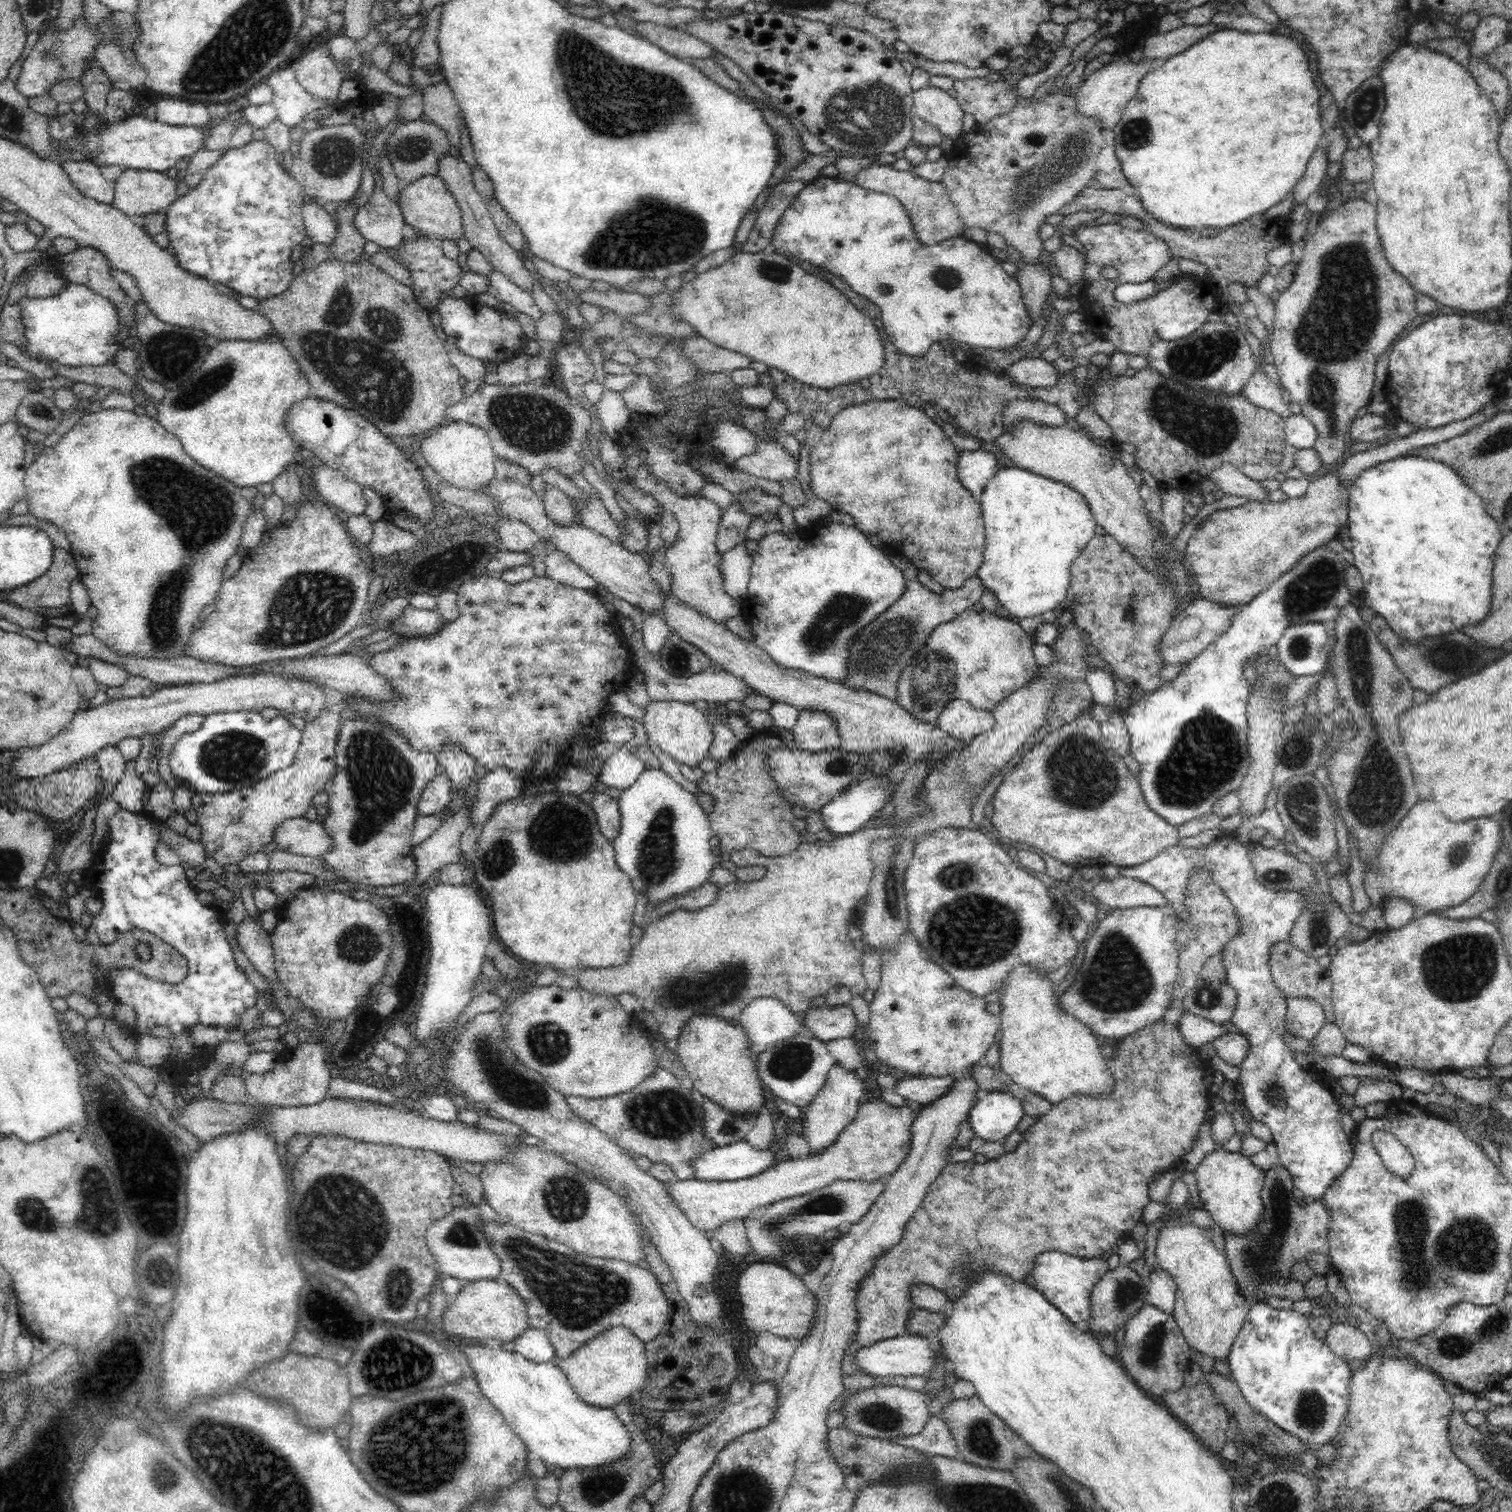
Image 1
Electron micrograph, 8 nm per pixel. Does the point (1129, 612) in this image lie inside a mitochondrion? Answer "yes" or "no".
no

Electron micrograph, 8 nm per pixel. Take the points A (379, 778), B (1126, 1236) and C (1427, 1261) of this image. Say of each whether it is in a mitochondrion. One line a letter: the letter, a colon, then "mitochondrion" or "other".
A: mitochondrion
B: other
C: mitochondrion

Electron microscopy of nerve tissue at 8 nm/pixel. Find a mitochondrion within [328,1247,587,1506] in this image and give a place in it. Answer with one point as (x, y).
(436, 1425)

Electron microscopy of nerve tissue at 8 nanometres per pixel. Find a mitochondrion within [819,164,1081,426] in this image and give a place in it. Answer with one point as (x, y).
(944, 277)

